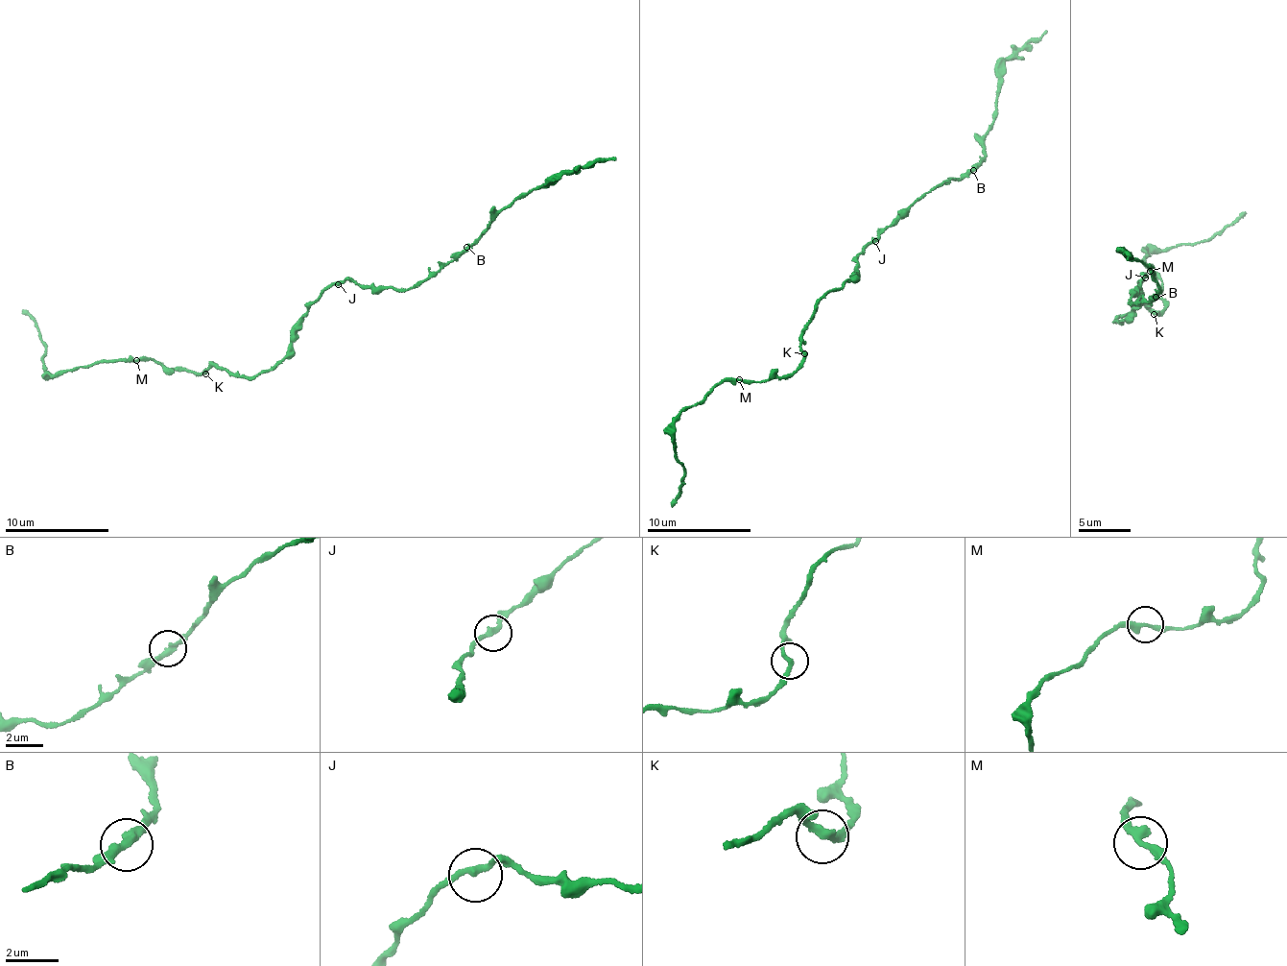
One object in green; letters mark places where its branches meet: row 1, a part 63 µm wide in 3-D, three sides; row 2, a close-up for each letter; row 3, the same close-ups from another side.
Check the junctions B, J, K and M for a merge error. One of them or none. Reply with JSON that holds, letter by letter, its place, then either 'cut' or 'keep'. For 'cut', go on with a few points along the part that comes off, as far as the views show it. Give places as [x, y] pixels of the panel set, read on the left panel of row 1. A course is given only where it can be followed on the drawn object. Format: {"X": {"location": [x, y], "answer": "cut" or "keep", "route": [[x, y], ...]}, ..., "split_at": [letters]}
{"B": {"location": [466, 247], "answer": "keep"}, "J": {"location": [338, 284], "answer": "keep"}, "K": {"location": [205, 374], "answer": "keep"}, "M": {"location": [136, 360], "answer": "keep"}, "split_at": []}

